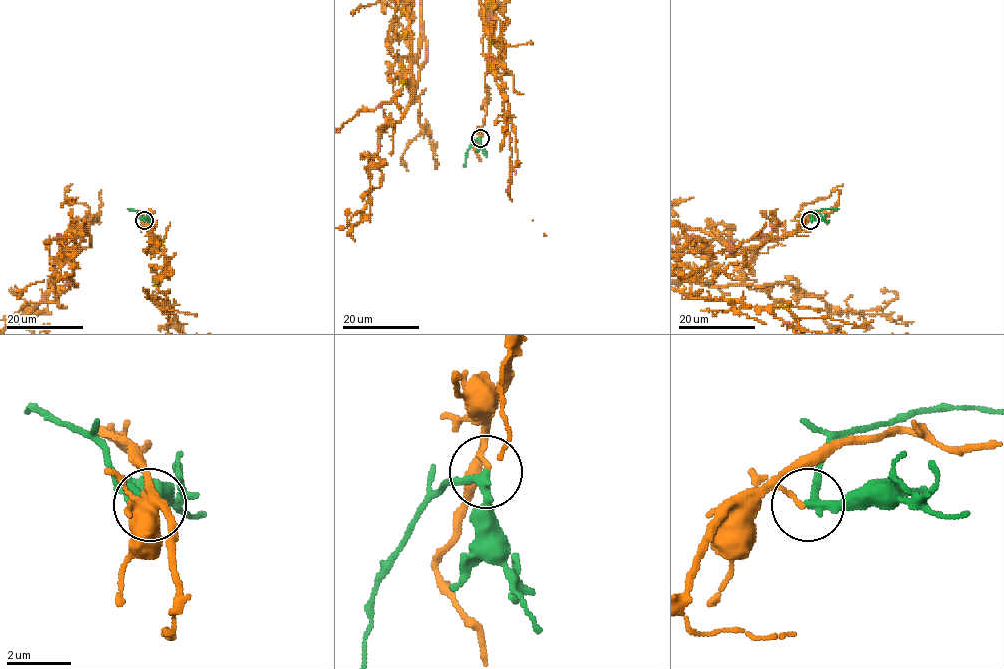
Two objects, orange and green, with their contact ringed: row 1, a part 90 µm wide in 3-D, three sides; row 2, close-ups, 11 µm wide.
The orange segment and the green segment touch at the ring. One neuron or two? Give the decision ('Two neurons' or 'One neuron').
Two neurons

